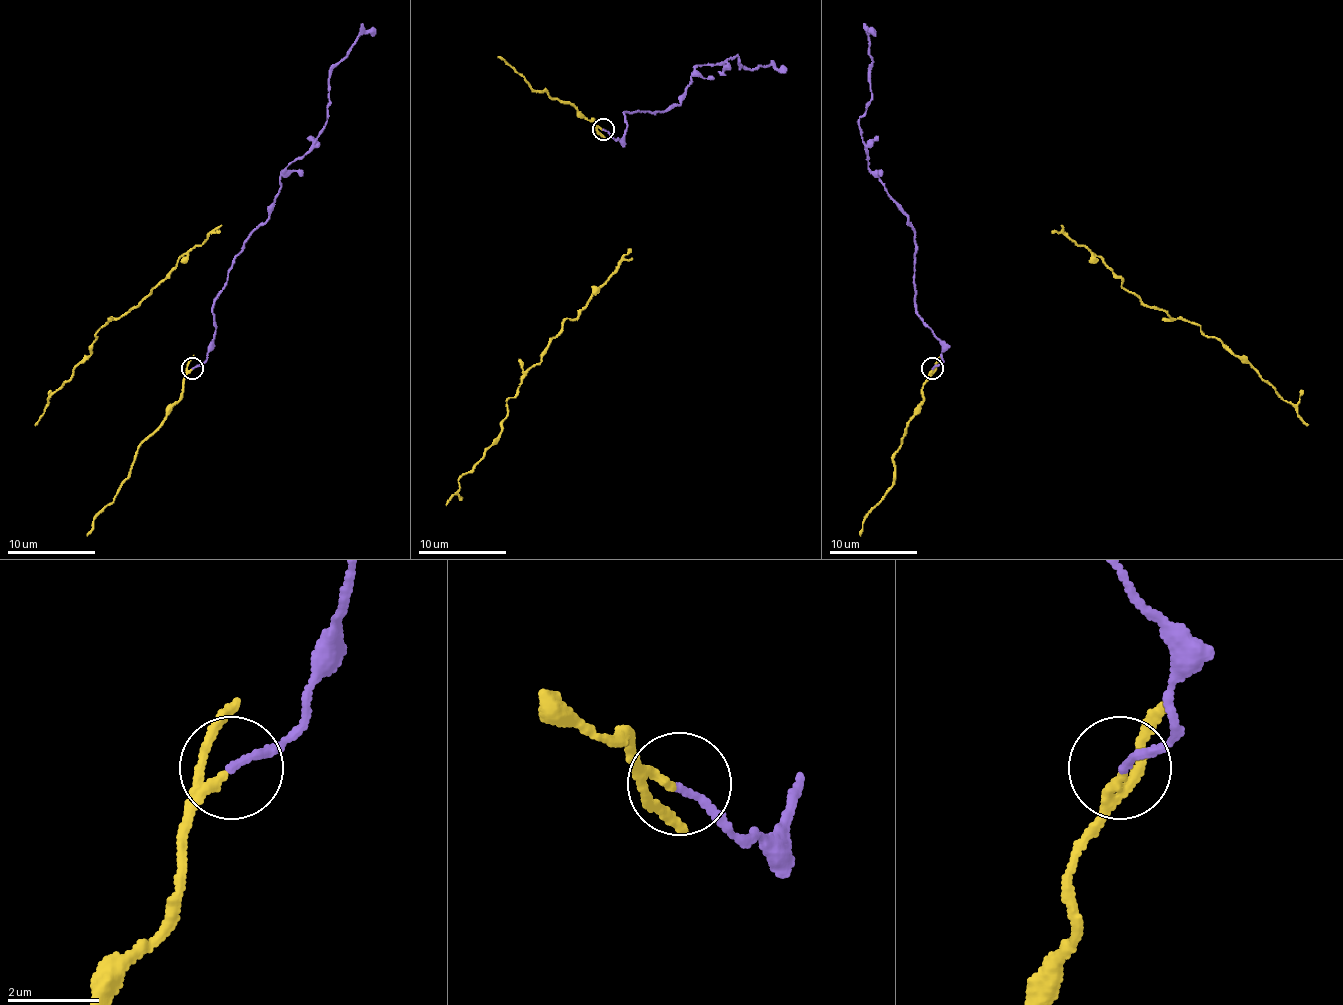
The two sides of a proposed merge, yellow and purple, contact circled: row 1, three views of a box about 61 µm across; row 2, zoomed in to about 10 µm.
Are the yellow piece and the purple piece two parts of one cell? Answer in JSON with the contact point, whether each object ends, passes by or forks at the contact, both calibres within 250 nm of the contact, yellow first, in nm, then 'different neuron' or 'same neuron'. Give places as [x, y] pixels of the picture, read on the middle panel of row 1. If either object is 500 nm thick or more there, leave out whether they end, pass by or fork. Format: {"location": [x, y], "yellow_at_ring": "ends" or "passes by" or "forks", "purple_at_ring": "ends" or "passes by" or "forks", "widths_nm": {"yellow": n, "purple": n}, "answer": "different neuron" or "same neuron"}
{"location": [603, 129], "yellow_at_ring": "passes by", "purple_at_ring": "ends", "widths_nm": {"yellow": 150, "purple": 160}, "answer": "different neuron"}

